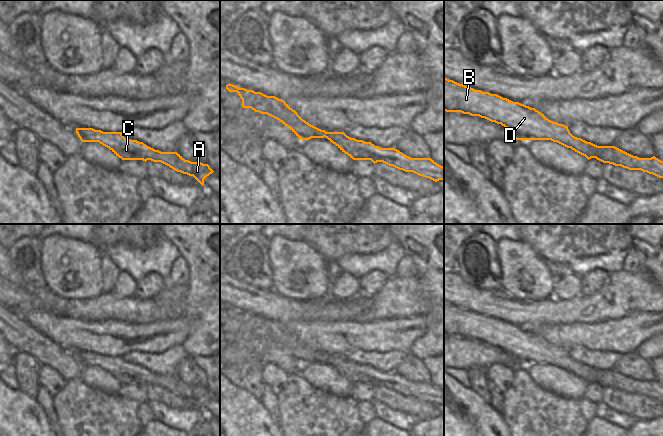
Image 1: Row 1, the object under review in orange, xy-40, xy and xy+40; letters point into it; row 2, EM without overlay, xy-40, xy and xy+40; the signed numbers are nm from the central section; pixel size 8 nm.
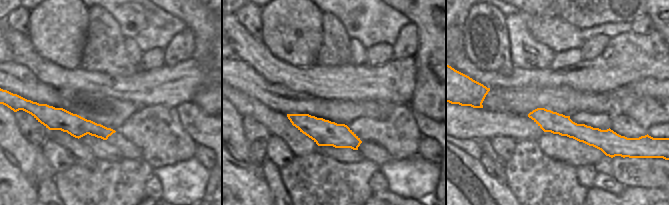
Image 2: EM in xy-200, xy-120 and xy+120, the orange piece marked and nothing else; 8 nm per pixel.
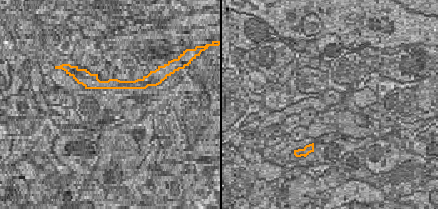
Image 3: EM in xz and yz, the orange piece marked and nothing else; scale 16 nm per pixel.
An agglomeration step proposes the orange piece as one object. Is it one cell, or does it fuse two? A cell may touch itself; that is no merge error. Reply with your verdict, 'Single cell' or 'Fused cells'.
Fused cells

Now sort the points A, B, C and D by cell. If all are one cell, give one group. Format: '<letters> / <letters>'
A C / B D

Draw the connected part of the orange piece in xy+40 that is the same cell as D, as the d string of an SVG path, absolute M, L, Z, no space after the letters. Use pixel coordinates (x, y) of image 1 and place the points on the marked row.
M444 77L444 111L461 112L479 116L507 128L516 140L551 140L585 156L588 160L596 158L598 146L573 136L568 126L549 120L544 114L519 102L513 102L497 94L475 90Z

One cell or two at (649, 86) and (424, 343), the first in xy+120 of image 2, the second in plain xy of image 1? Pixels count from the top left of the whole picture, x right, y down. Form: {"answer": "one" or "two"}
{"answer": "two"}

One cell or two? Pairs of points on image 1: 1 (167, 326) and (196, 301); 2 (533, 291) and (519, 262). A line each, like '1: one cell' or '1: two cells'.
1: two cells
2: one cell

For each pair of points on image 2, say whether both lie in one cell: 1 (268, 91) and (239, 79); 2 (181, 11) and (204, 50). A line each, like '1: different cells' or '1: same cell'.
1: same cell
2: same cell

